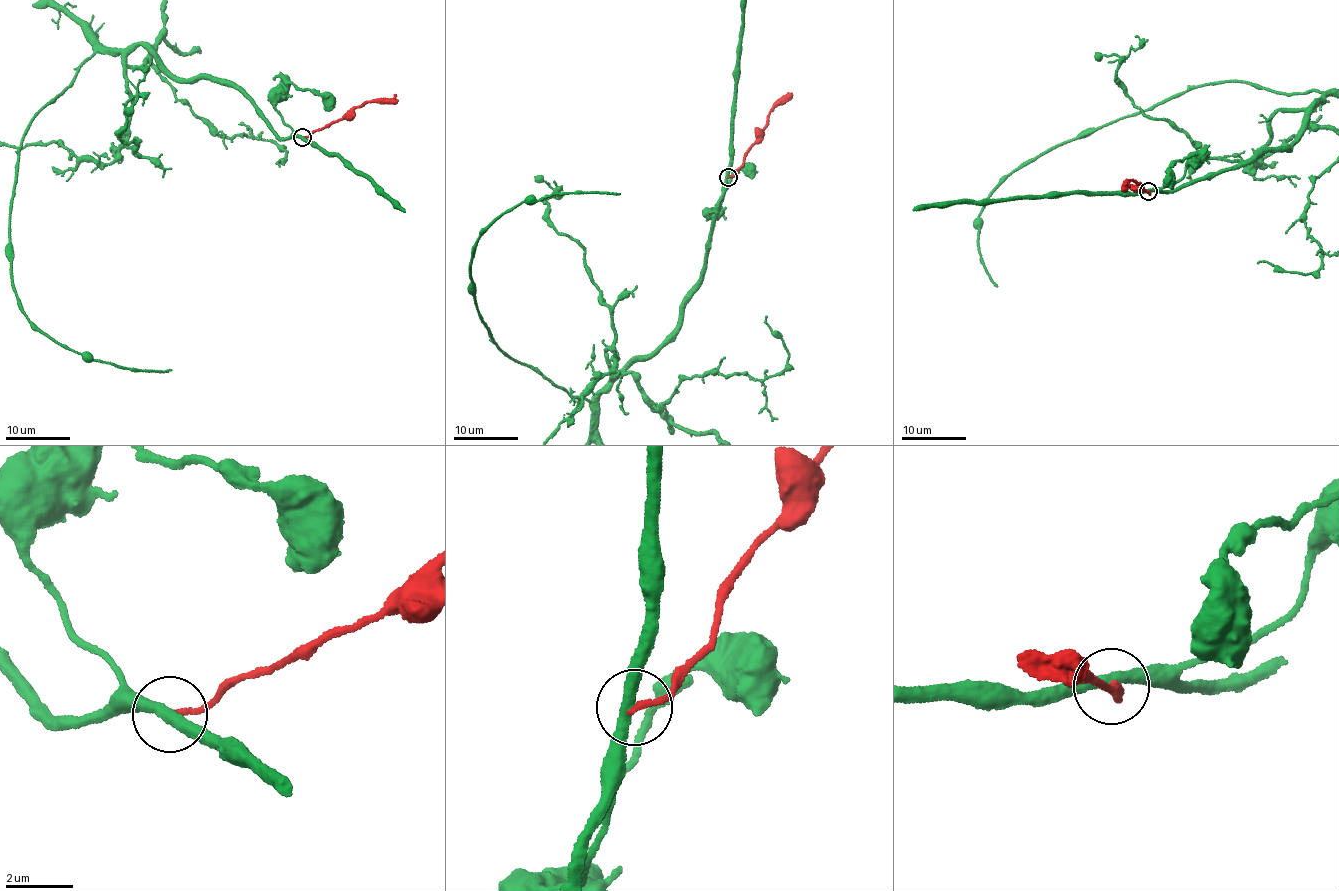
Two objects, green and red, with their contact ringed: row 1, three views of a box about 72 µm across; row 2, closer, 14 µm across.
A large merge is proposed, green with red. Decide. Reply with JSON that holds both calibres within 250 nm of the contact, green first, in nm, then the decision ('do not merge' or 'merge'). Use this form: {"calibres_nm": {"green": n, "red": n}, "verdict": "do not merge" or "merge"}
{"calibres_nm": {"green": 320, "red": 180}, "verdict": "do not merge"}

